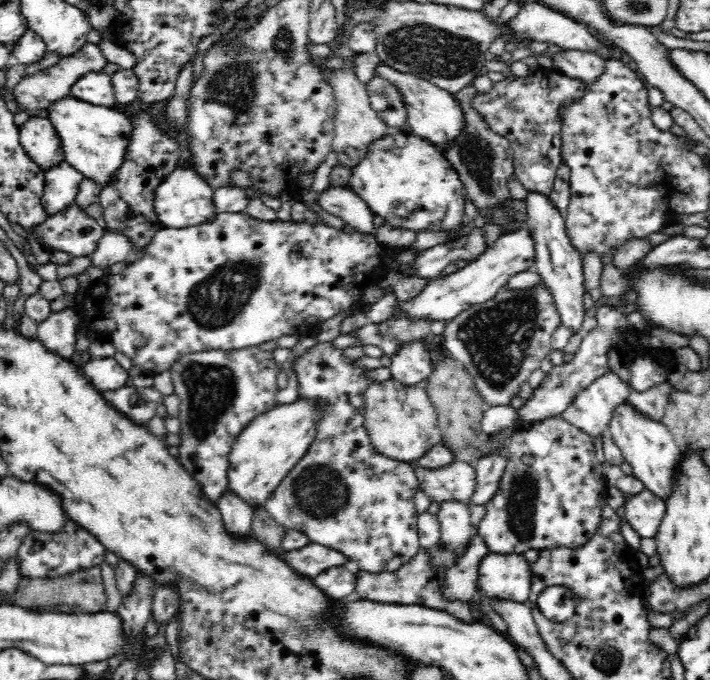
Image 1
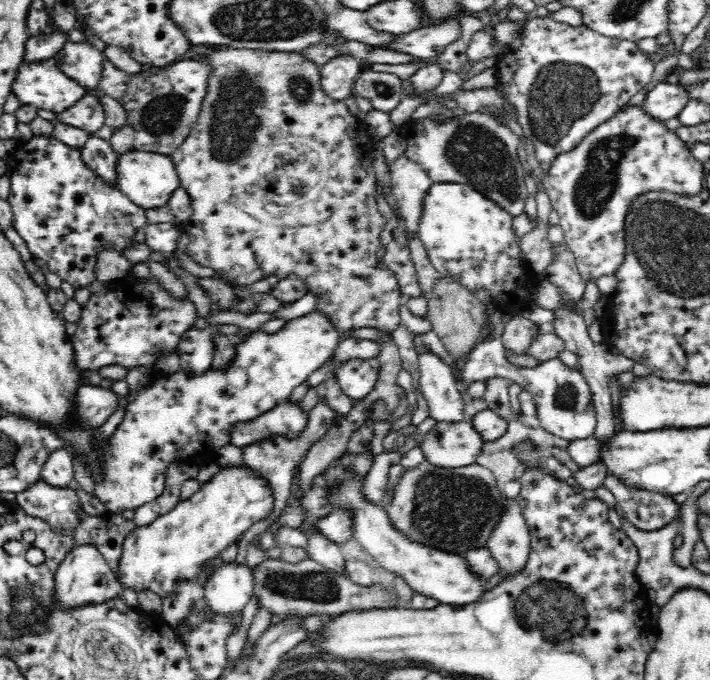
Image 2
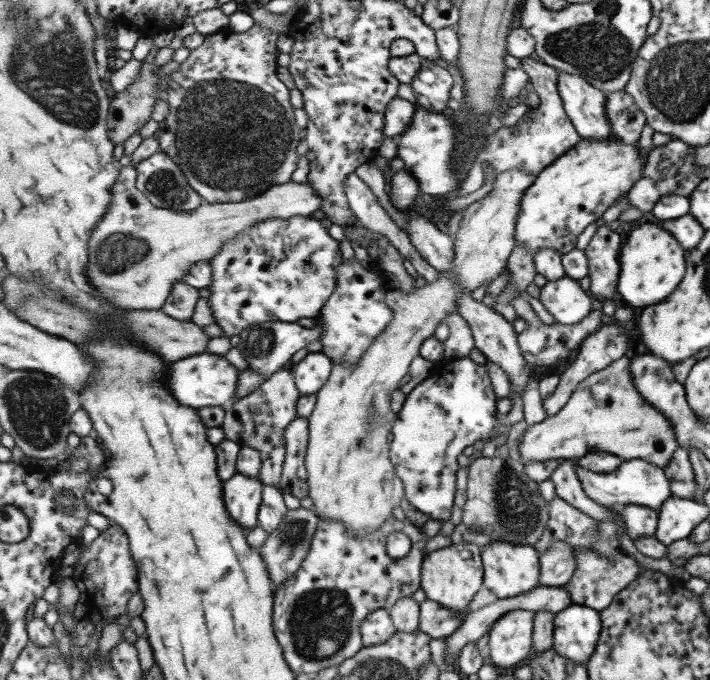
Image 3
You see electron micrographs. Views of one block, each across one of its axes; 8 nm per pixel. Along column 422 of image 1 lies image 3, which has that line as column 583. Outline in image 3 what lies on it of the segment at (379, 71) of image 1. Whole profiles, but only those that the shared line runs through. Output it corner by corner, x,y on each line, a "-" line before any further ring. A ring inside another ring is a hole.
558,73
564,107
582,138
618,138
608,117
608,95
580,75

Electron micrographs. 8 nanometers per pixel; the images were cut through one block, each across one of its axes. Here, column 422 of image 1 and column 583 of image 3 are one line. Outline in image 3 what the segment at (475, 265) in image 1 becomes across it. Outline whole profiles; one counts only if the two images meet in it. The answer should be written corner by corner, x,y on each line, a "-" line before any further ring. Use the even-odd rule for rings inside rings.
567,276
556,282
549,281
541,290
539,301
556,323
568,325
583,322
597,307
595,297

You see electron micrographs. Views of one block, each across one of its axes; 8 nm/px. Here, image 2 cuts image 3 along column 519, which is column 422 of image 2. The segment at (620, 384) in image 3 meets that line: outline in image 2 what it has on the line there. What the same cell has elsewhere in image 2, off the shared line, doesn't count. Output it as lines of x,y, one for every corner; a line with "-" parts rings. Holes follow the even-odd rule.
437,422
424,436
420,447
428,462
450,468
468,466
483,454
486,440
470,422

